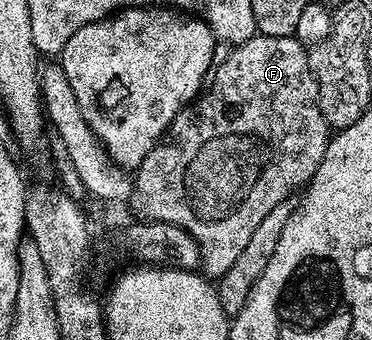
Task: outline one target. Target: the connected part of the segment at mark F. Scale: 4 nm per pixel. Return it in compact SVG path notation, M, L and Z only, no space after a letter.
M257 34L246 42L235 45L231 54L226 58L226 62L215 65L206 87L197 95L195 101L187 104L172 119L172 124L168 127L167 132L152 147L150 154L146 154L146 158L140 163L139 168L135 169L134 187L130 200L131 203L136 203L136 208L141 212L141 217L144 220L157 220L174 226L182 226L182 230L186 230L186 234L190 234L194 238L194 242L198 242L200 268L203 275L216 282L226 274L226 270L230 270L230 266L234 266L238 254L242 254L242 249L246 247L246 242L250 242L254 230L258 230L258 226L262 226L262 218L266 218L266 214L270 214L270 210L274 210L274 206L278 206L278 202L299 193L312 179L326 154L329 139L330 129L328 123L322 118L322 110L318 106L316 79L312 73L312 67L308 64L308 52L305 45L299 44L295 35L261 36Z

